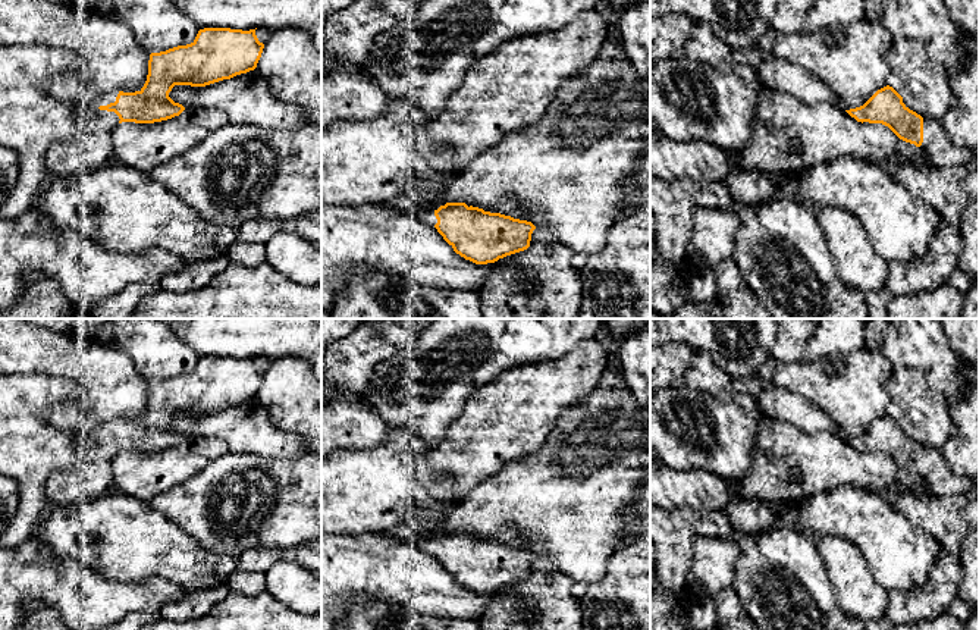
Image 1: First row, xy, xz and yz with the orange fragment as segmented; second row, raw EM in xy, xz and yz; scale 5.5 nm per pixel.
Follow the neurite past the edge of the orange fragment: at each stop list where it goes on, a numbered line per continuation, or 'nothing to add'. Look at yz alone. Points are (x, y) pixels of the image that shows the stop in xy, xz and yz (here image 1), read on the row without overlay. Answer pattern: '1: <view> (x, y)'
1: yz (938, 479)

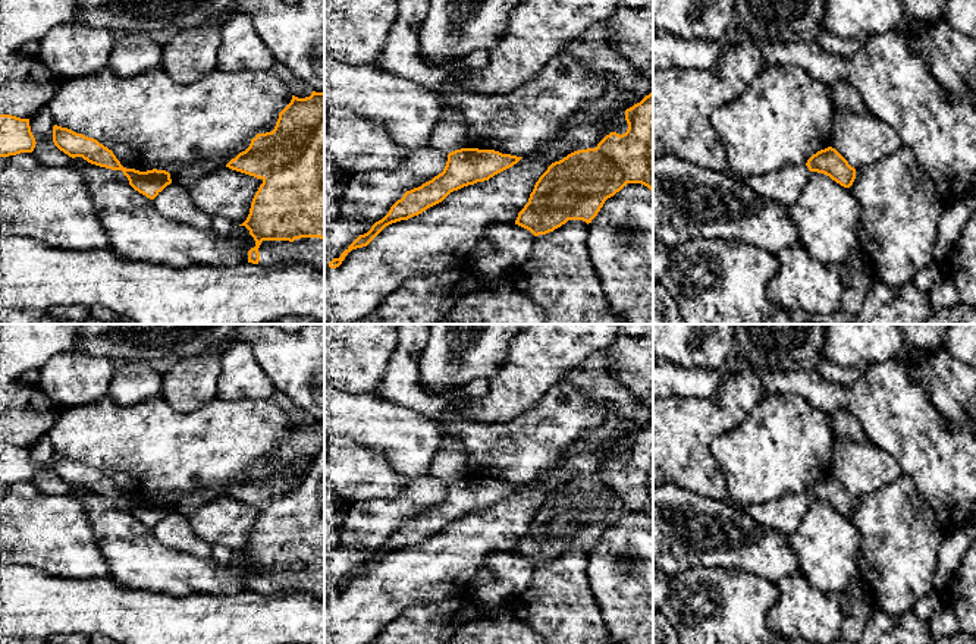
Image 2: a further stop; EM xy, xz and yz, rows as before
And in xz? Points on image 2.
nothing to add

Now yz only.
nothing to add

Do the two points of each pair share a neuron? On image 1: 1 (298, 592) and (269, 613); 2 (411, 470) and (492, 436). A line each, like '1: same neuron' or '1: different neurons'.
1: different neurons
2: different neurons

